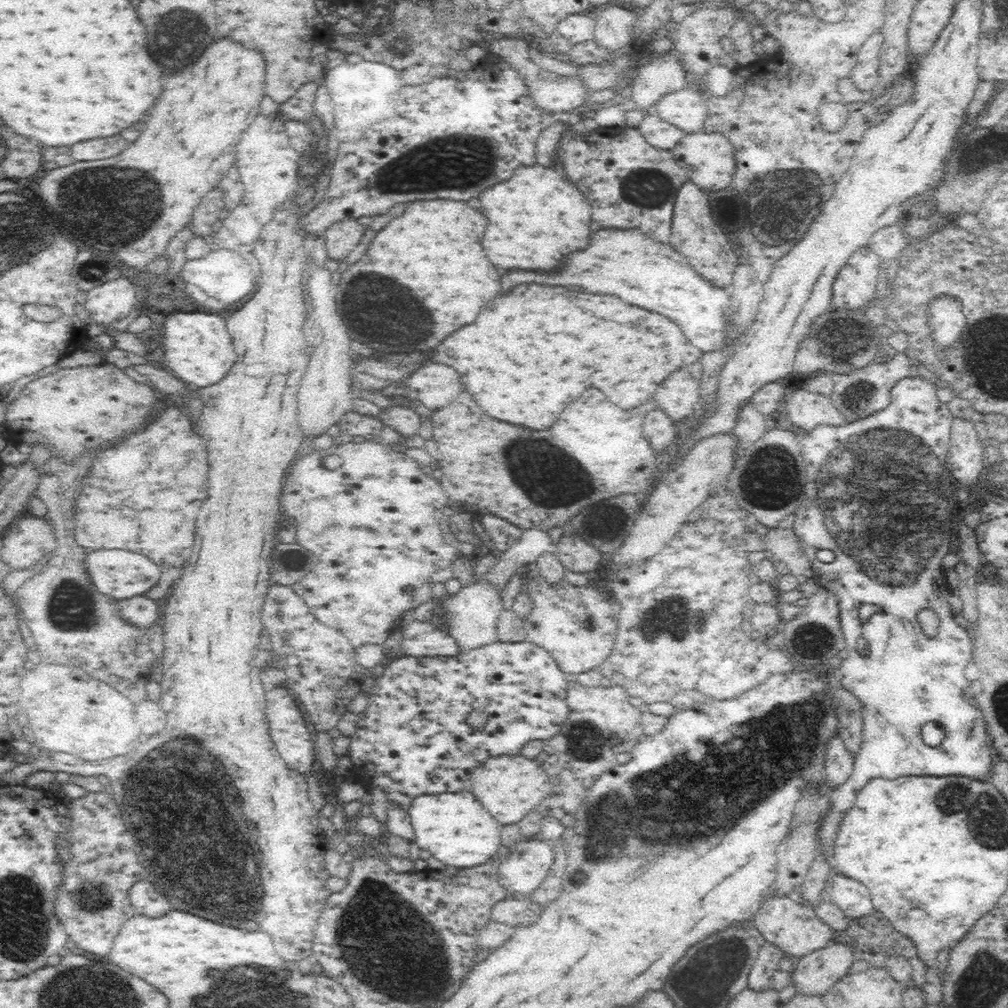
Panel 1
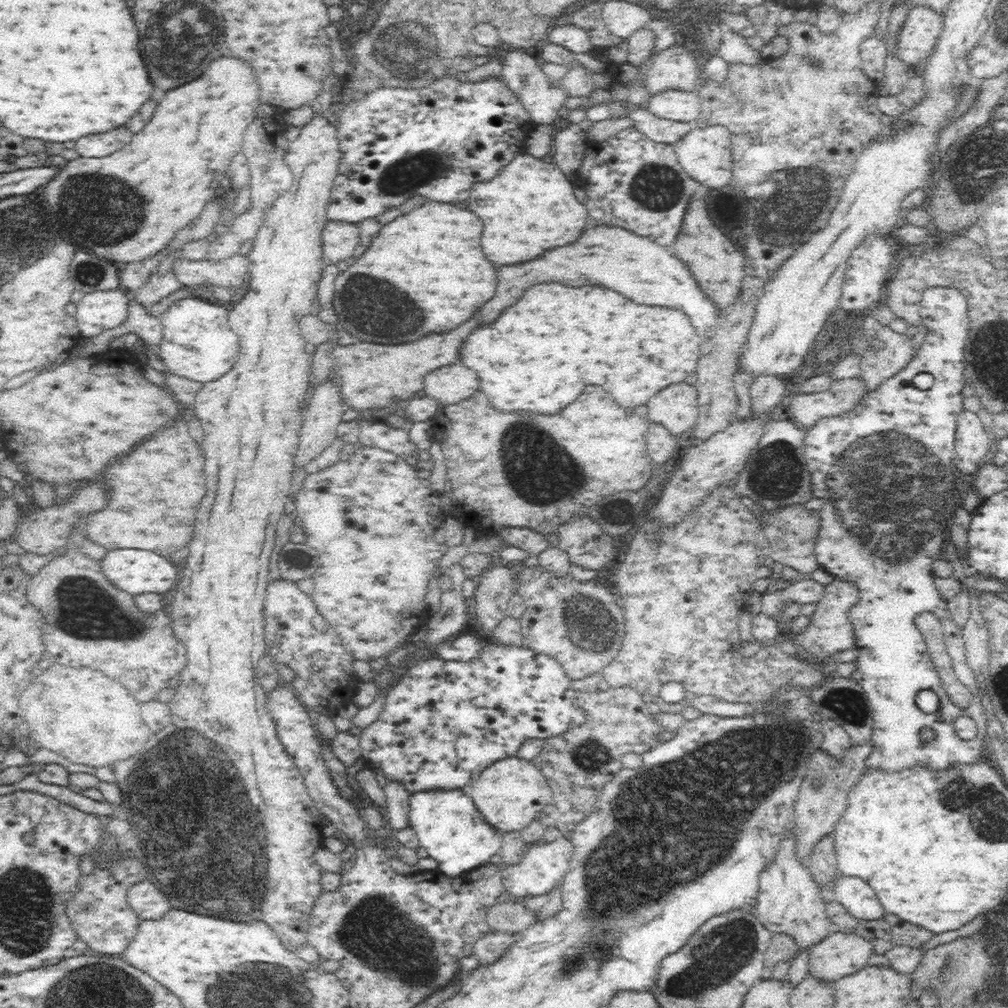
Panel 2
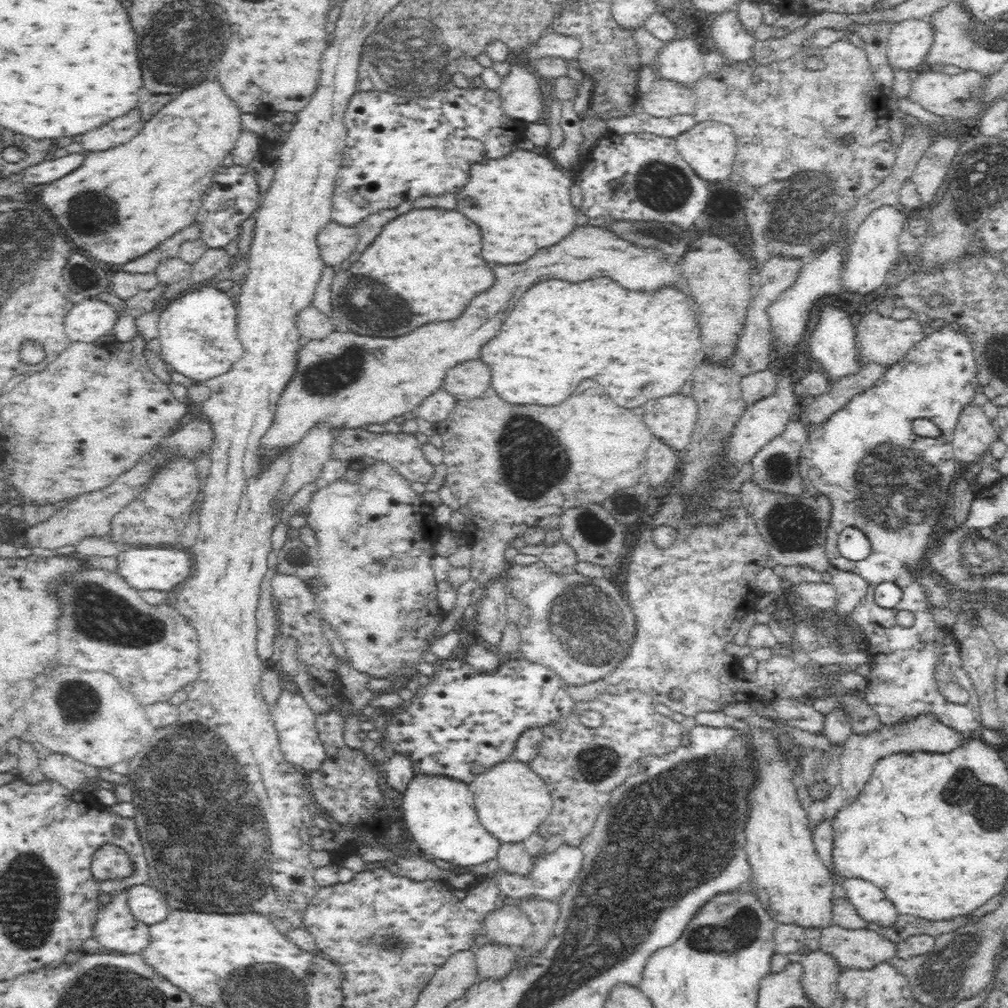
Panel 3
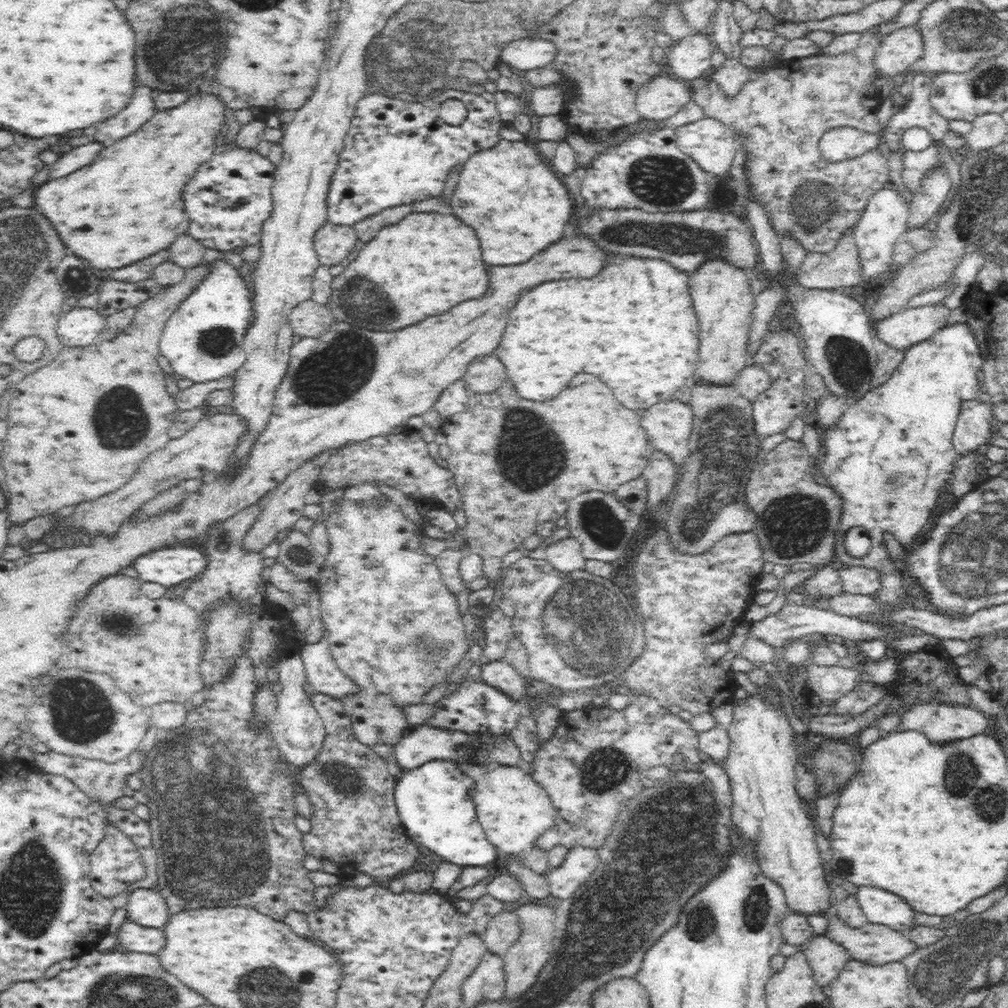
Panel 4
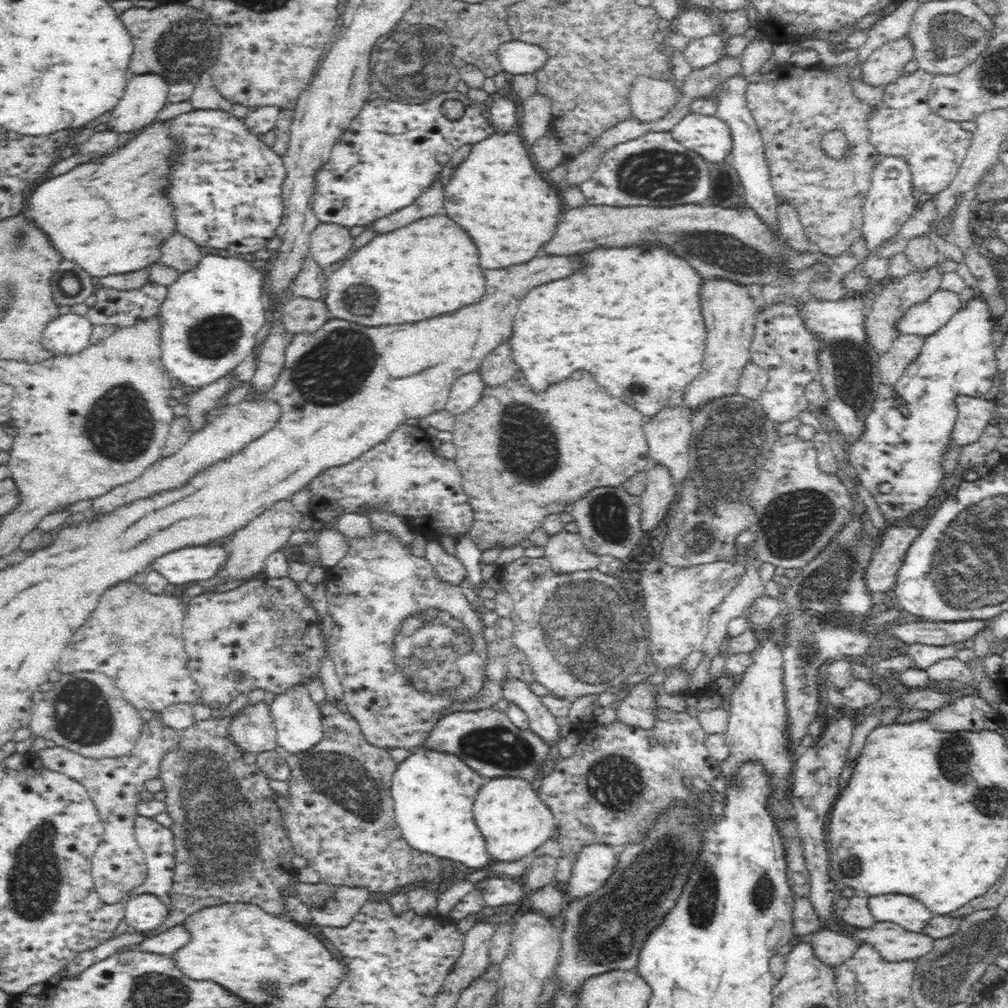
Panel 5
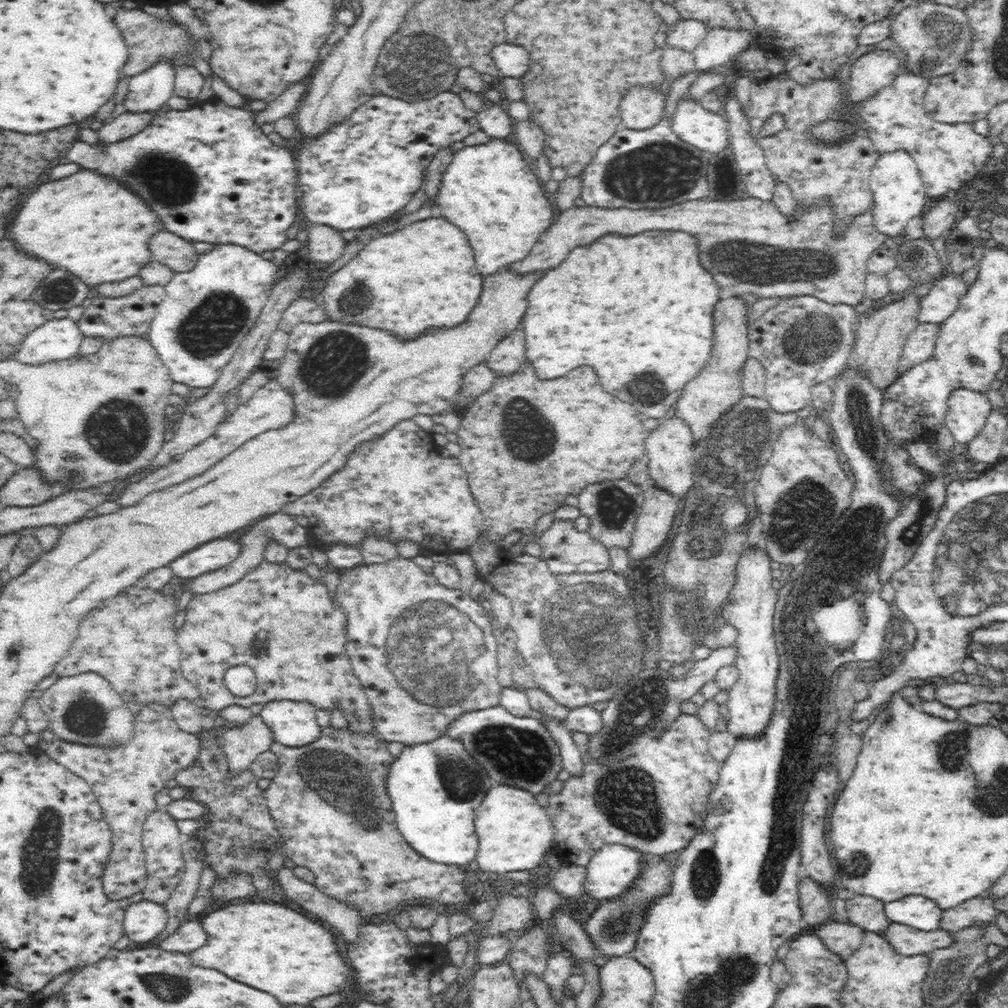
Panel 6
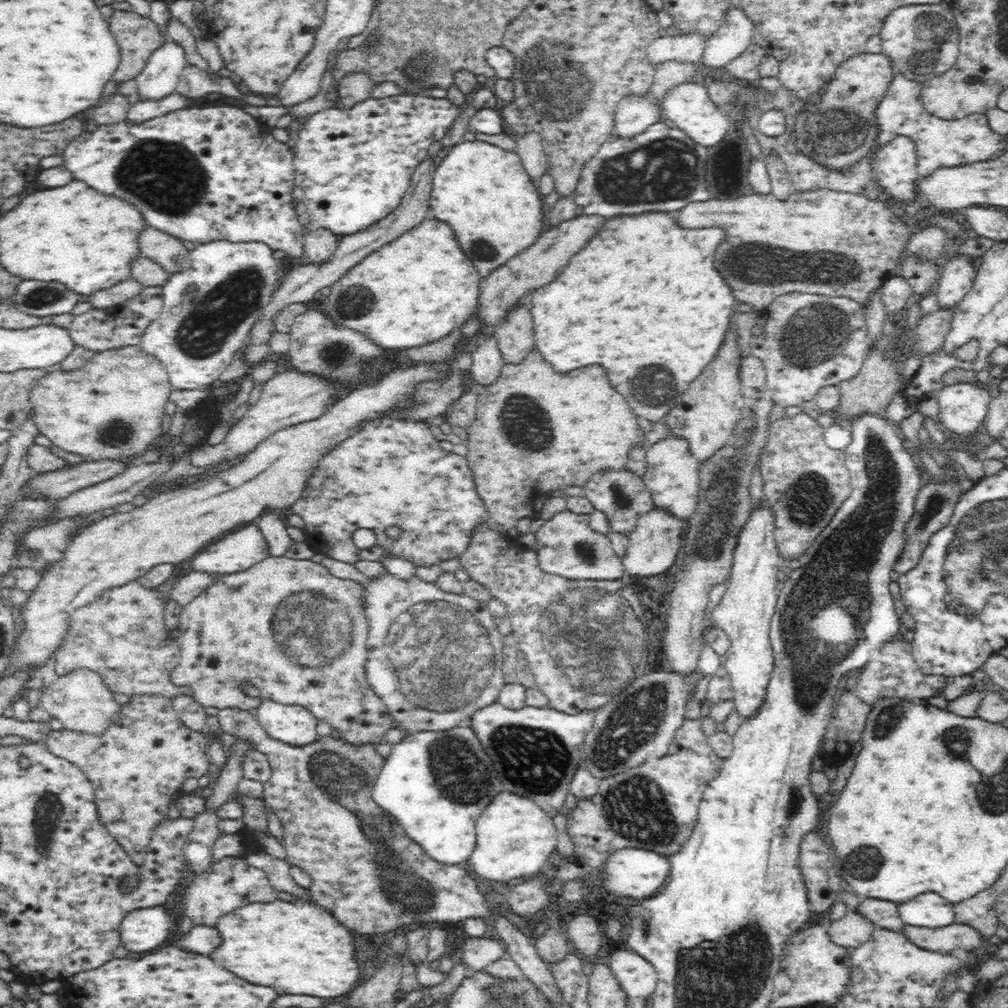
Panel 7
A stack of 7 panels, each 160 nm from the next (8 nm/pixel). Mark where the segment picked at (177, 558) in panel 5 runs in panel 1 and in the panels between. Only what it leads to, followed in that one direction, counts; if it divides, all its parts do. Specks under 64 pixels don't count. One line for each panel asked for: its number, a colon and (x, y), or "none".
1: (119, 574)
2: (136, 572)
3: (144, 569)
4: (169, 566)

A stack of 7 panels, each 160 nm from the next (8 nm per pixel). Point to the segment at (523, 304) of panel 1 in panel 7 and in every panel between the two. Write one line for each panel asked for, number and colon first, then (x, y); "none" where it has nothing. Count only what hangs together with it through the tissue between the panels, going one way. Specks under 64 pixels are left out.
2: (537, 354)
3: (560, 333)
4: (633, 325)
5: (632, 318)
6: (638, 309)
7: (642, 298)

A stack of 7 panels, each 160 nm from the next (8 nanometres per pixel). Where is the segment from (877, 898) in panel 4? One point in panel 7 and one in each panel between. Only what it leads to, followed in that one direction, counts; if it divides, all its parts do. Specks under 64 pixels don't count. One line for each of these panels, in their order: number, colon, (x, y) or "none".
5: (910, 914)
6: (922, 913)
7: (929, 910)

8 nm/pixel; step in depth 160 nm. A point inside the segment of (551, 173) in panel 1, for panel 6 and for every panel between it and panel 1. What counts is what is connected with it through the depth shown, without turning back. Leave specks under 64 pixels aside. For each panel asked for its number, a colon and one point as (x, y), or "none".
2: (530, 207)
3: (522, 201)
4: (518, 206)
5: (510, 211)
6: (489, 191)

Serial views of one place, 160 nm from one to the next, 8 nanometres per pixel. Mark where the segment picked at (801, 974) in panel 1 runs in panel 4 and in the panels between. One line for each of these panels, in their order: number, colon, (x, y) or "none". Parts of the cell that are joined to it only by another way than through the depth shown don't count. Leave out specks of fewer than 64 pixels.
2: (837, 955)
3: (864, 948)
4: (877, 944)

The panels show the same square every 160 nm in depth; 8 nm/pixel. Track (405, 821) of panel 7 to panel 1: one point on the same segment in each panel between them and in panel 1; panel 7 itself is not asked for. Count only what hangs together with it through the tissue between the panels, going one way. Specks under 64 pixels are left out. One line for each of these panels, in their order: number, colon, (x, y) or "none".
1: (459, 832)
2: (446, 822)
3: (439, 812)
4: (434, 800)
5: (432, 792)
6: (424, 783)

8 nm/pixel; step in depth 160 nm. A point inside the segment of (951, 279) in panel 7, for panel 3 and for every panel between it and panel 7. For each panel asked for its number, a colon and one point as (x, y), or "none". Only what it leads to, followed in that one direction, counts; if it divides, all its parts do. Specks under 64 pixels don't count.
3: (882, 340)
4: (902, 330)
5: (924, 319)
6: (943, 299)

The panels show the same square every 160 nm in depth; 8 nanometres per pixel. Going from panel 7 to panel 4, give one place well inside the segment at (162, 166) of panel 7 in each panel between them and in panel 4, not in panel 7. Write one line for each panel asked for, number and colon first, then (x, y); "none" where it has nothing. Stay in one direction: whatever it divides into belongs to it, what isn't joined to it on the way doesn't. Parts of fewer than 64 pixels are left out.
4: (227, 199)
5: (226, 186)
6: (212, 175)

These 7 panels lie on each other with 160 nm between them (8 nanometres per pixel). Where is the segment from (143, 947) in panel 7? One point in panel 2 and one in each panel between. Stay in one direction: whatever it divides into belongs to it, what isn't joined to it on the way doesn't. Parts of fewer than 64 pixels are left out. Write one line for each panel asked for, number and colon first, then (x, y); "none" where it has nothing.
2: (146, 901)
3: (147, 905)
4: (147, 907)
5: (143, 912)
6: (143, 920)

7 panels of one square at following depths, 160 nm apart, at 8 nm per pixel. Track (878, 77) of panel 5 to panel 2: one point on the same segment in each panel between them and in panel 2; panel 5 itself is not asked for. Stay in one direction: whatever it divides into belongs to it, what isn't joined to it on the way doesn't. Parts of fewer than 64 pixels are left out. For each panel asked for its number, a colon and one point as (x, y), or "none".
2: (916, 39)
3: (909, 42)
4: (897, 52)

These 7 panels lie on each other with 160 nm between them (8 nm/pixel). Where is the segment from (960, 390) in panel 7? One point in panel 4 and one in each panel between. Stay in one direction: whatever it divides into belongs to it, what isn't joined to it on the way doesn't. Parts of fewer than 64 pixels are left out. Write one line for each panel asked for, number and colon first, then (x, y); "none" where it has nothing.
4: (975, 428)
5: (973, 414)
6: (967, 411)

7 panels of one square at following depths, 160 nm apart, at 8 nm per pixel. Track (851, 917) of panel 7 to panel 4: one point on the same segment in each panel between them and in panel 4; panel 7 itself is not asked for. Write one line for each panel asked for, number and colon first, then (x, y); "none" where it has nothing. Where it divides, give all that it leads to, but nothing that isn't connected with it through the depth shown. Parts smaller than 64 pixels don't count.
4: (826, 958)
5: (833, 948)
6: (841, 938)

